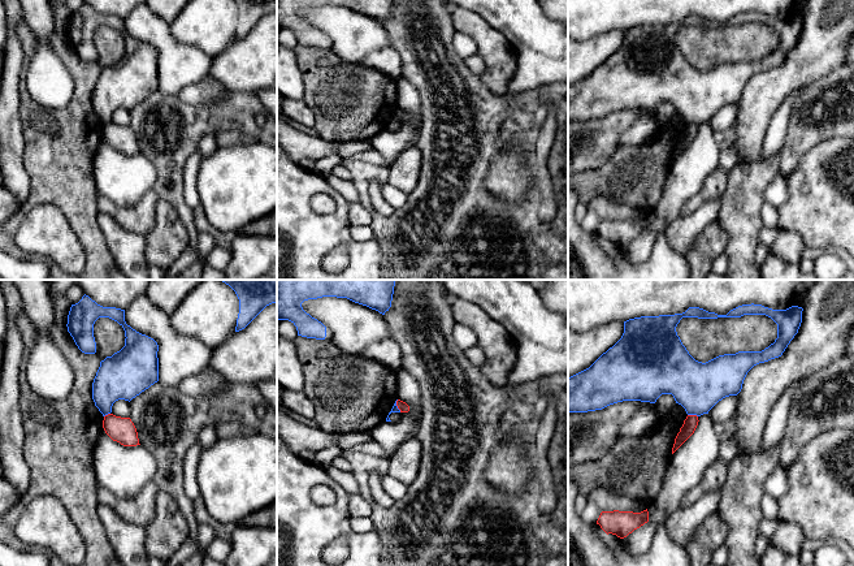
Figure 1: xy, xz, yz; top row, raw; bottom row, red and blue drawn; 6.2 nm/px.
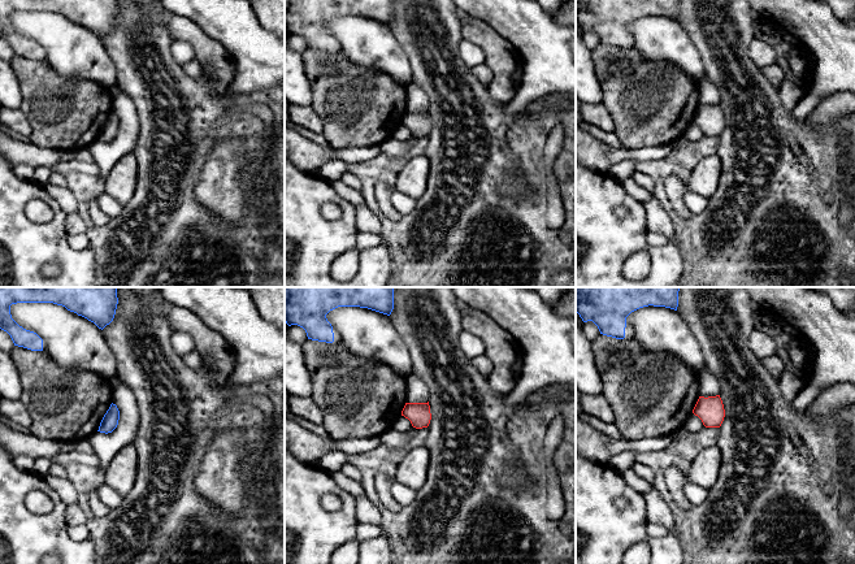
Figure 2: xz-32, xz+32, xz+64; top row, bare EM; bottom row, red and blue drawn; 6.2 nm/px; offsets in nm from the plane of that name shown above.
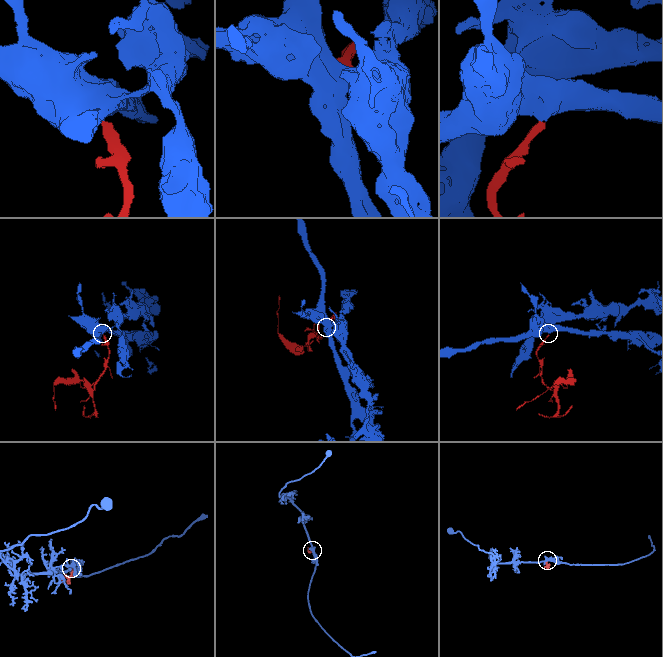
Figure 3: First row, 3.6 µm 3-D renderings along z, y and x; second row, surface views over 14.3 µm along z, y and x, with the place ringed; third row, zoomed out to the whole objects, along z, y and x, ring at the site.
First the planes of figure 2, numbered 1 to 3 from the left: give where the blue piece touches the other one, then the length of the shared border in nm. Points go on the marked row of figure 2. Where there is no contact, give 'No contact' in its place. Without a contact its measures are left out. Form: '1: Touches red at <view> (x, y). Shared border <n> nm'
1: No contact
2: No contact
3: No contact

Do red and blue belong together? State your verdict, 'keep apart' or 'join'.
keep apart

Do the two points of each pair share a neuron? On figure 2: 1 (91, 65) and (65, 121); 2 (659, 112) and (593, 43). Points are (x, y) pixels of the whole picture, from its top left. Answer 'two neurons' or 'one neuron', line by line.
1: two neurons
2: two neurons

